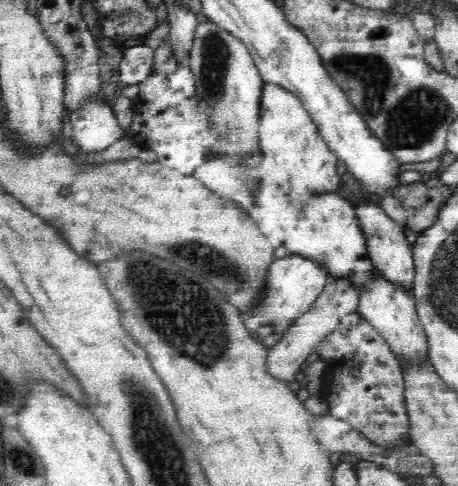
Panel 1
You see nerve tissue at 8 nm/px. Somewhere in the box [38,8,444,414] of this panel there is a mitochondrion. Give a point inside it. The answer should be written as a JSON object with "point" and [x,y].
{"point":[179,309]}

